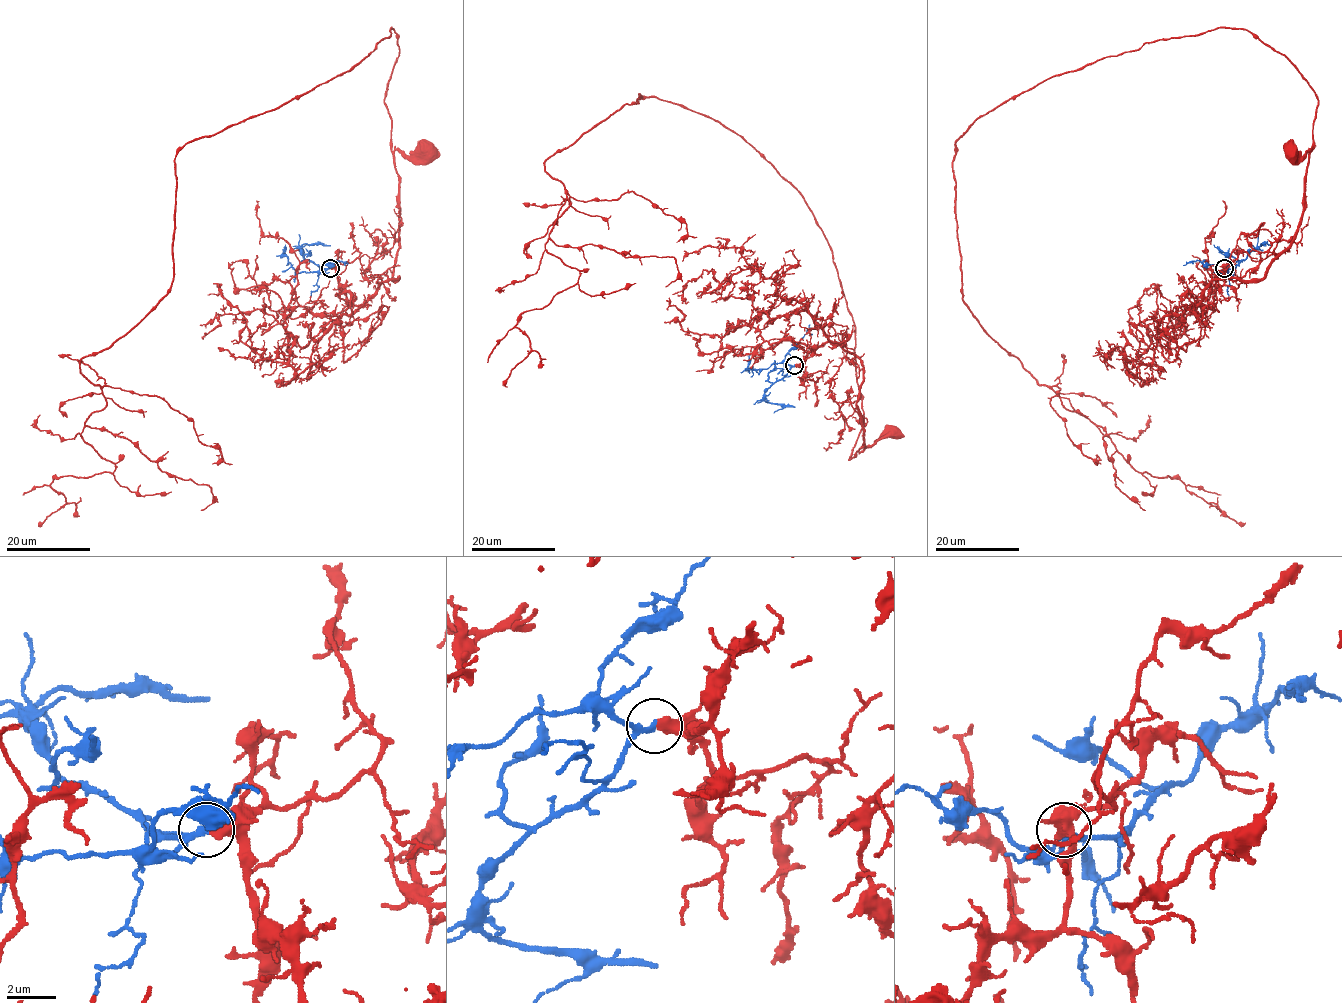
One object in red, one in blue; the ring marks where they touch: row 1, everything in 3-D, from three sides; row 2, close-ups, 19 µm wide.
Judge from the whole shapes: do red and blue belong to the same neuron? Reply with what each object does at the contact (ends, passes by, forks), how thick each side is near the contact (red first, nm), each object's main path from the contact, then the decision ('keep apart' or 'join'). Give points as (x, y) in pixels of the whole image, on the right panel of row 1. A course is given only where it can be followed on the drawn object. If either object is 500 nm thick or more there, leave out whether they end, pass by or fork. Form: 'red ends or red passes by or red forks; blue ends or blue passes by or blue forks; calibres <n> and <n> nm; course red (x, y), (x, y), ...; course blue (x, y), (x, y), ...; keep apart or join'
calibres 500 and 190 nm; course red (1224, 267), (1225, 282), (1204, 305), (1213, 280), (1258, 280), (1290, 244), (1310, 150), (1289, 152); course blue (1224, 267), (1233, 268), (1261, 243), (1266, 245); join

